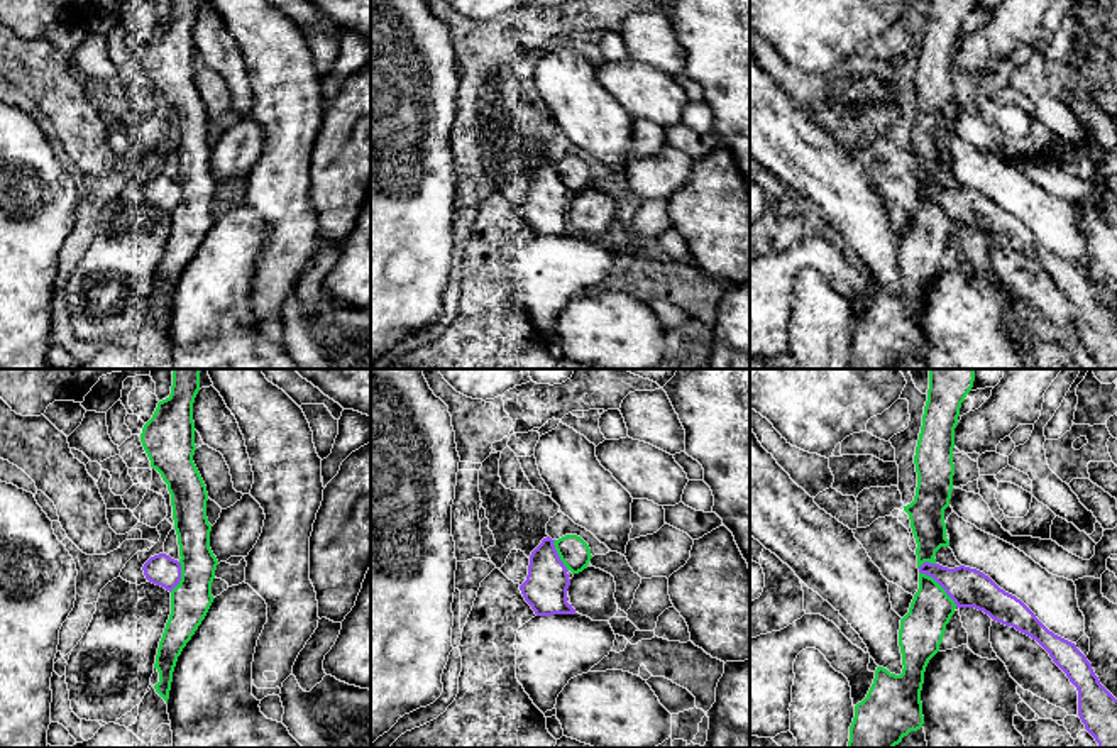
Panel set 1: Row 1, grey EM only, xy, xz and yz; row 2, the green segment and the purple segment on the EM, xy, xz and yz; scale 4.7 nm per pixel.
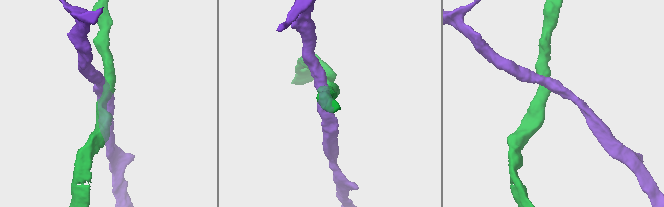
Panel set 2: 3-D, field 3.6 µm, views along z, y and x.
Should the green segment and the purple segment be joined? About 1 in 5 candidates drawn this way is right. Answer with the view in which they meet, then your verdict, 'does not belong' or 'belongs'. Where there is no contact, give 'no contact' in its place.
contact in yz; does not belong

